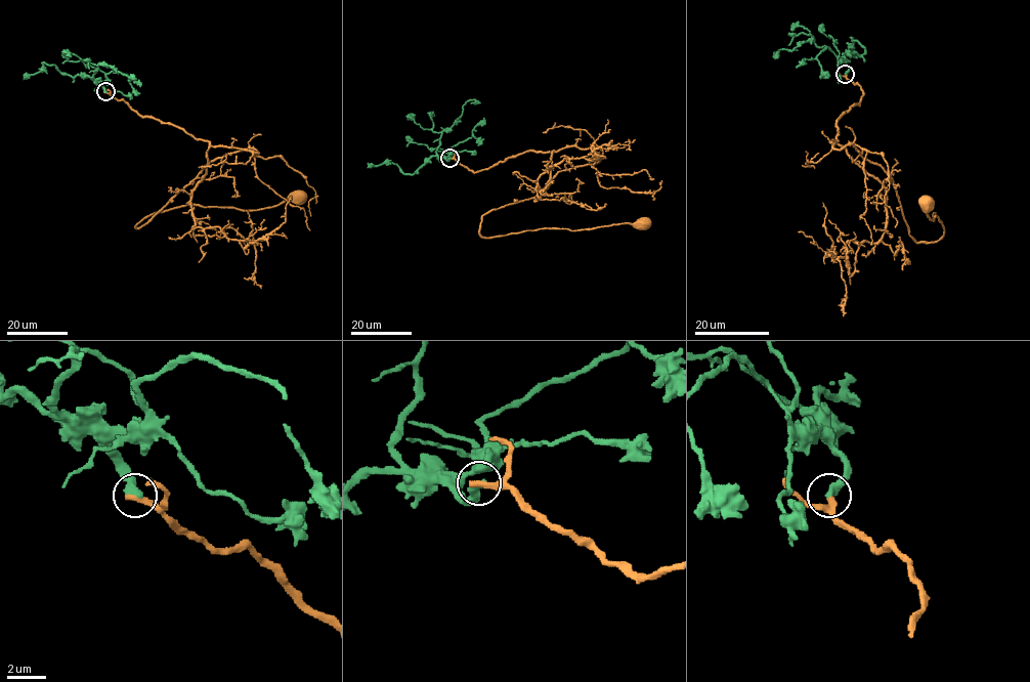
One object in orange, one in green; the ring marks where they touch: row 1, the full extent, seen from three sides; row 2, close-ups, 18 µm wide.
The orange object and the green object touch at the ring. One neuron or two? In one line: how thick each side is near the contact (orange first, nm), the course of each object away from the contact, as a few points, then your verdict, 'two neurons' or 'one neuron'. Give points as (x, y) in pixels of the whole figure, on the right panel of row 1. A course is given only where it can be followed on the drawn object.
calibres 360 and 480 nm; course orange (846, 74), (862, 95), (837, 121), (833, 147), (853, 144), (892, 179), (918, 243), (943, 236), (927, 203); course green (846, 74), (848, 67), (845, 54), (865, 52), (852, 39), (851, 47), (857, 57); two neurons

